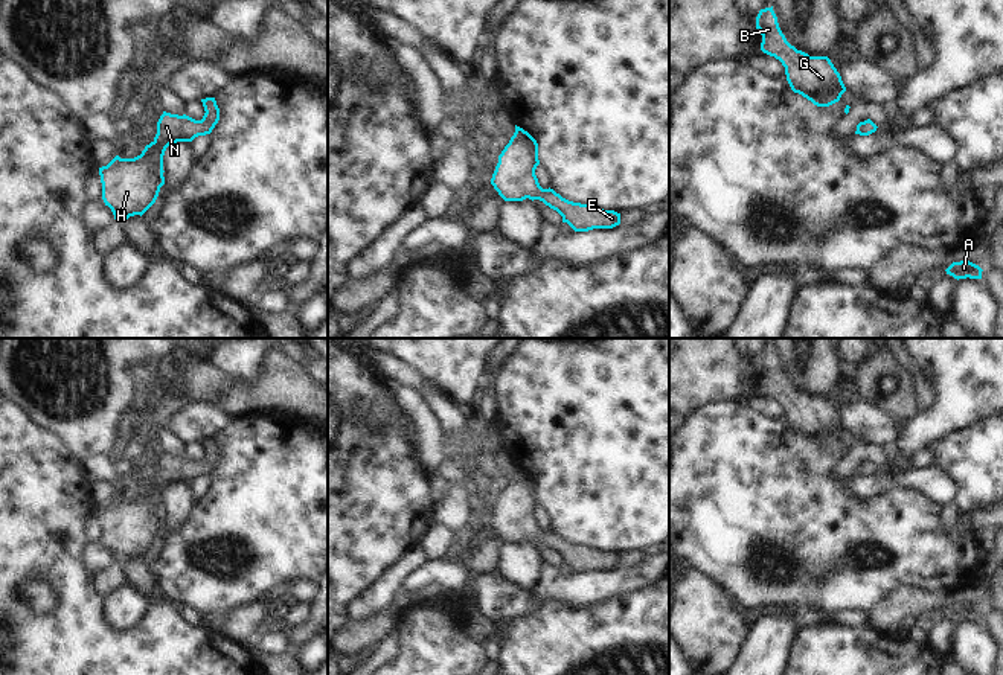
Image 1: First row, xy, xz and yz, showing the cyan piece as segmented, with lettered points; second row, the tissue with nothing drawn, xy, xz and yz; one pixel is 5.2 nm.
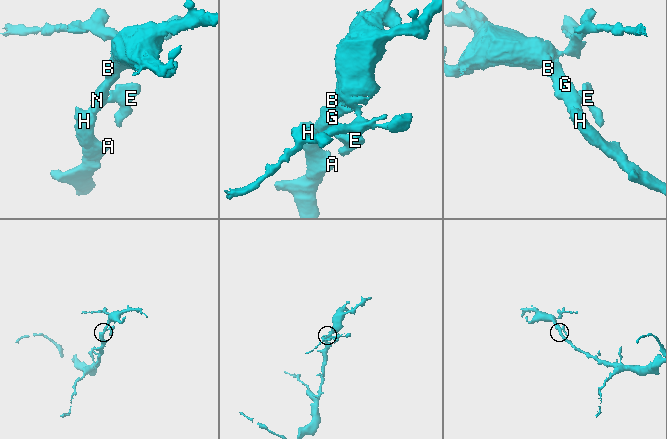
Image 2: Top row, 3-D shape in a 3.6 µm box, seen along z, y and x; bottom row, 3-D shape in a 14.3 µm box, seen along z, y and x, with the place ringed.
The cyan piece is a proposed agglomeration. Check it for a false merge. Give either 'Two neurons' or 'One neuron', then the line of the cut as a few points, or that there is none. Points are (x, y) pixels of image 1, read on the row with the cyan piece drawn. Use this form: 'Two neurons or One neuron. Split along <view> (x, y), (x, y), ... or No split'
One neuron. No split

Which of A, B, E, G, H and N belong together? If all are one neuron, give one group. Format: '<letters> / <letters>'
A B E G H N

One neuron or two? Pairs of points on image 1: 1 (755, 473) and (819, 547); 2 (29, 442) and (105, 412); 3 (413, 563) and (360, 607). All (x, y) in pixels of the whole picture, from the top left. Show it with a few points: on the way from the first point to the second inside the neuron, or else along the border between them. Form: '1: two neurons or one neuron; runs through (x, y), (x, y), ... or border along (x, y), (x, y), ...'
1: one neuron; runs through (762, 491), (801, 529)
2: two neurons; border along (26, 412), (40, 424), (54, 430), (80, 459)
3: one neuron; runs through (400, 575), (374, 601)

